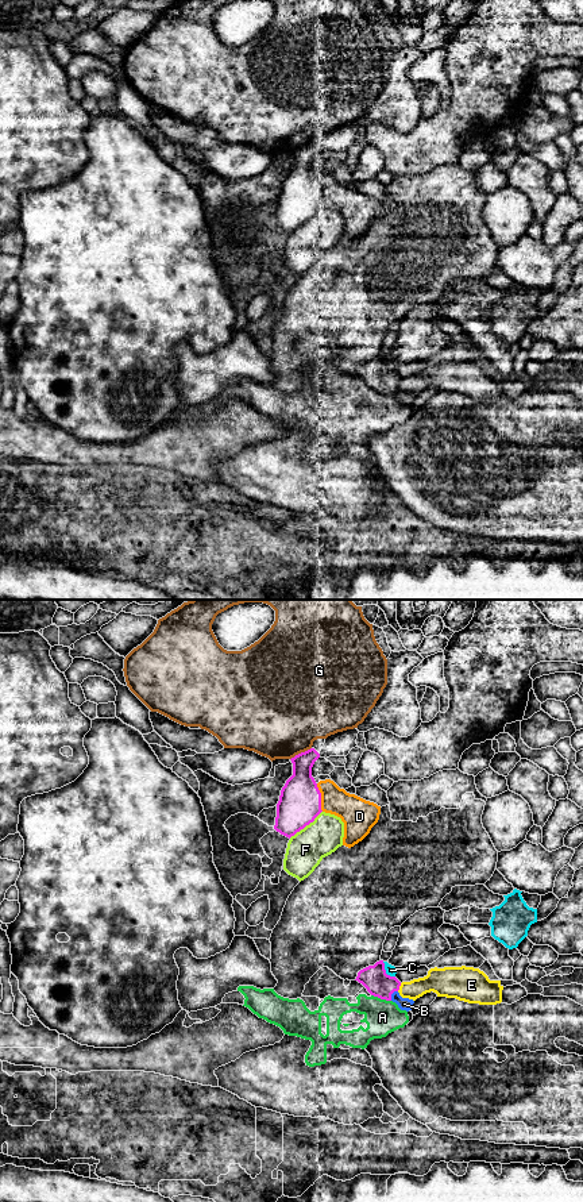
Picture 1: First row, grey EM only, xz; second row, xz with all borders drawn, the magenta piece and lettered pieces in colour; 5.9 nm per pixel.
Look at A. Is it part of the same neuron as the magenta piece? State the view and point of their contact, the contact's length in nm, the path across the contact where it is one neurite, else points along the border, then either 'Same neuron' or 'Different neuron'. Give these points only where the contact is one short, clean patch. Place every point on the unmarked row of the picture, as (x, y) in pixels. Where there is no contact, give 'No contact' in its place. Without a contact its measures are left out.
Touches magenta at xz (381, 393). Shared border 130 nm. Boundary: xz (371, 389), (390, 396). Different neuron

